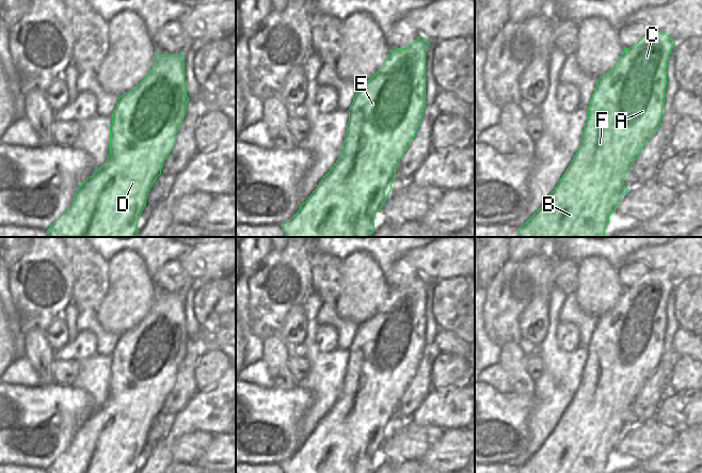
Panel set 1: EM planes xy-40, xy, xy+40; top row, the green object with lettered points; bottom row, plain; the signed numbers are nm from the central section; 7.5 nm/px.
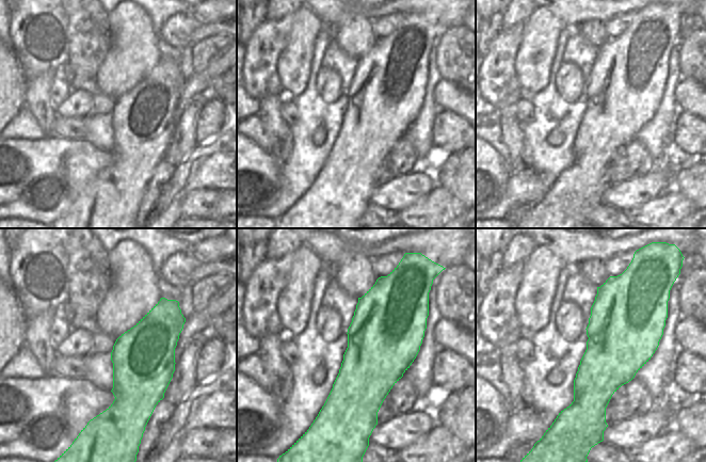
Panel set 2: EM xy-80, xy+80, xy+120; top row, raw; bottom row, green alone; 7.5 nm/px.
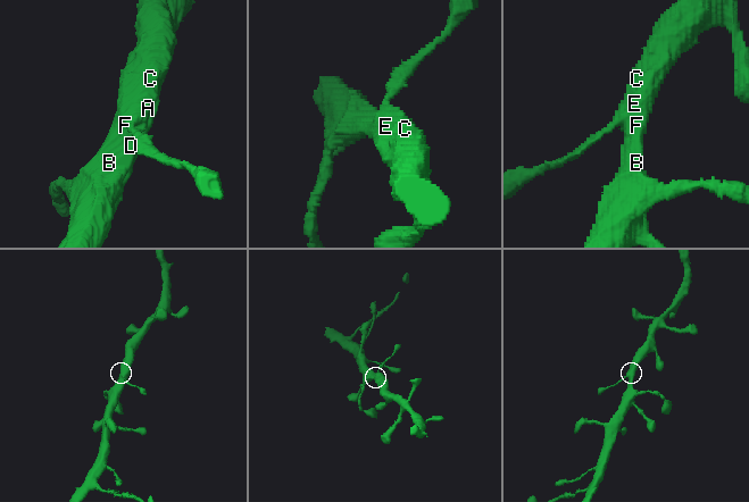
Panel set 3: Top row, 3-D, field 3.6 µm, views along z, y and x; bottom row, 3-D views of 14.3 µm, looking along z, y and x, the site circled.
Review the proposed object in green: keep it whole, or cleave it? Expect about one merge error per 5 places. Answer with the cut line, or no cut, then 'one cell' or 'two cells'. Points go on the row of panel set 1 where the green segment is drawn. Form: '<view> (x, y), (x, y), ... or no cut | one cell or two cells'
no cut | one cell

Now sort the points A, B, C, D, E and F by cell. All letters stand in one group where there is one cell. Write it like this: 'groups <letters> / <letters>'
groups A B C D E F

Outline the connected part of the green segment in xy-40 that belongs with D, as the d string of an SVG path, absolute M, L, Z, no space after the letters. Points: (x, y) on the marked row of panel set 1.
M155 52L153 68L133 89L118 97L110 126L108 160L78 188L69 207L50 225L48 237L135 237L138 220L146 205L148 192L161 174L163 162L176 141L176 132L190 100L185 85L184 54Z

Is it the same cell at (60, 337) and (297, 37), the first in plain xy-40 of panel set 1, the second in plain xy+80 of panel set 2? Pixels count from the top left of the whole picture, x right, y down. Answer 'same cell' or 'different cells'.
same cell

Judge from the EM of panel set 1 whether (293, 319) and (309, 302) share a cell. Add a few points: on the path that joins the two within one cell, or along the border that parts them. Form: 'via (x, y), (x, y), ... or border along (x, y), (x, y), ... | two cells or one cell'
border along (303, 304), (303, 313), (307, 322), (306, 333) | two cells

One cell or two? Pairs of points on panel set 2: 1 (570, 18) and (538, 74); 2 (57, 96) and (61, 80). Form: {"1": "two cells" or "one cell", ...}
{"1": "two cells", "2": "one cell"}

